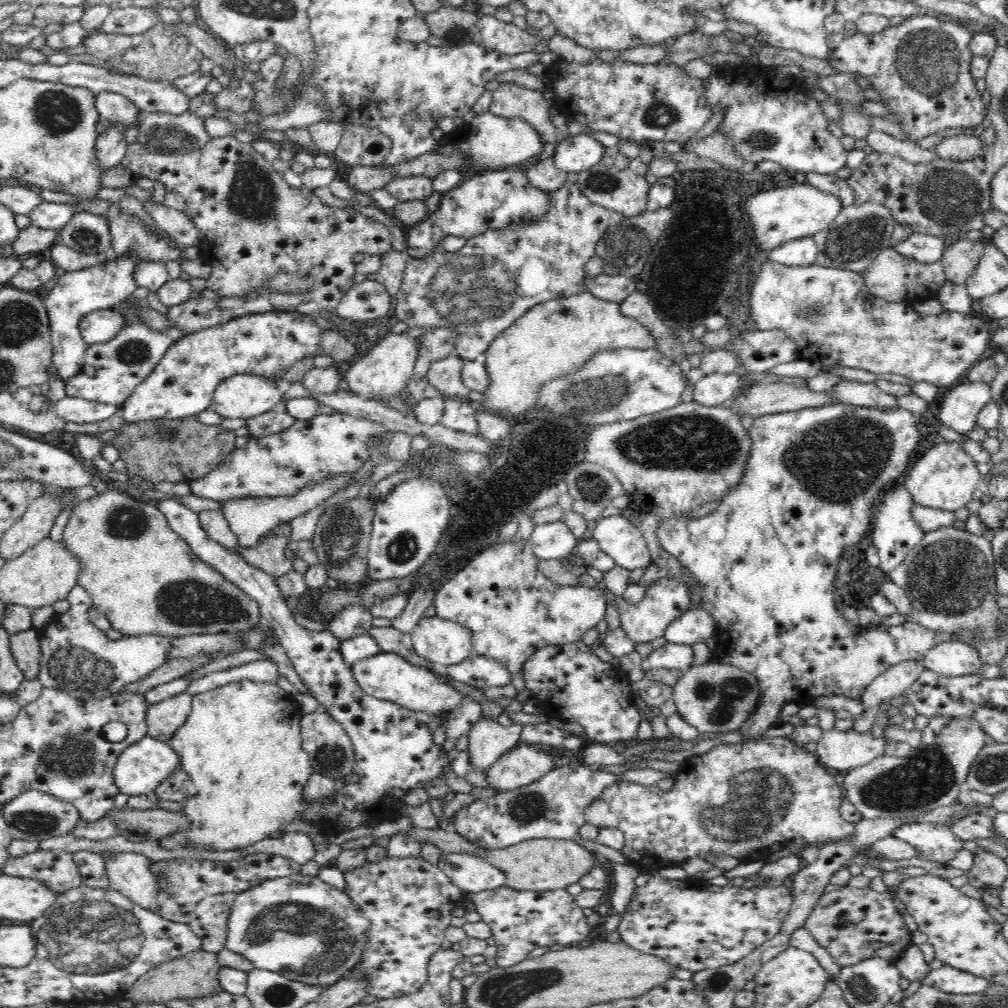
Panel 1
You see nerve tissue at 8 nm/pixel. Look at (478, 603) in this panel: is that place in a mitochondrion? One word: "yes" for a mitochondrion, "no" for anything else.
no

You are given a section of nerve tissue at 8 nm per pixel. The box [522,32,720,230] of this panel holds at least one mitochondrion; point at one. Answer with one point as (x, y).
(660, 114)

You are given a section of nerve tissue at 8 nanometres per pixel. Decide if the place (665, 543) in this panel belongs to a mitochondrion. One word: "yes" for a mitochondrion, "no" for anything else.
no

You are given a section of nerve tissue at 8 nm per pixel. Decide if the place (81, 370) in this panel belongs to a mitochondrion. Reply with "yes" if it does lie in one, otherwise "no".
no

